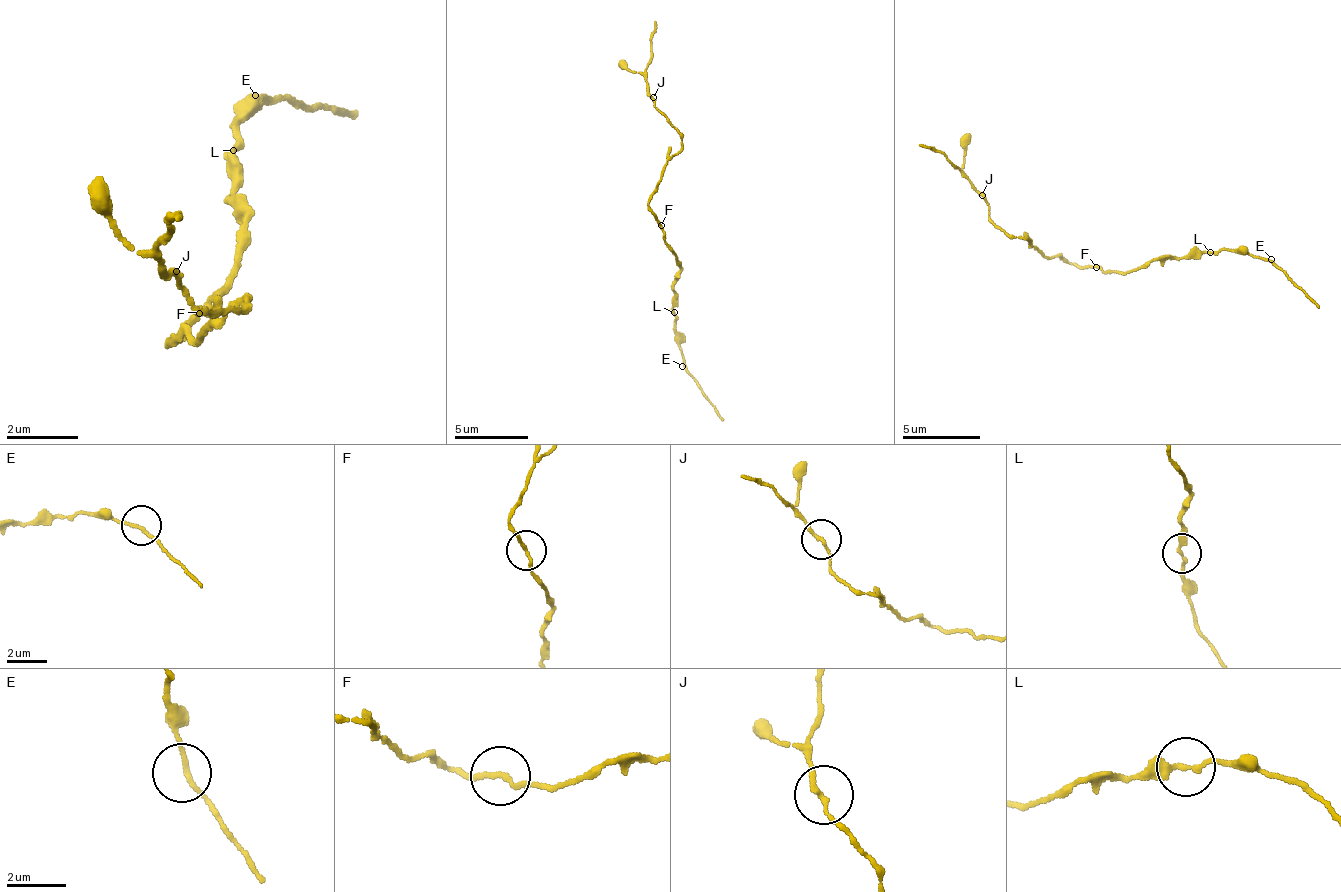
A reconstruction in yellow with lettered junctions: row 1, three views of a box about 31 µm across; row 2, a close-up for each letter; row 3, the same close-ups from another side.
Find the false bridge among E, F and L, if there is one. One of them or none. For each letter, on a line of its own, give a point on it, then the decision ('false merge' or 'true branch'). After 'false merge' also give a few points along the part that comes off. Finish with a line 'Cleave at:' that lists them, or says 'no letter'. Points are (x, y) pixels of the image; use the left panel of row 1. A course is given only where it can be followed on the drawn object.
E: (255, 95) | true branch
F: (199, 313) | true branch
L: (233, 150) | true branch
Cleave at: no letter

